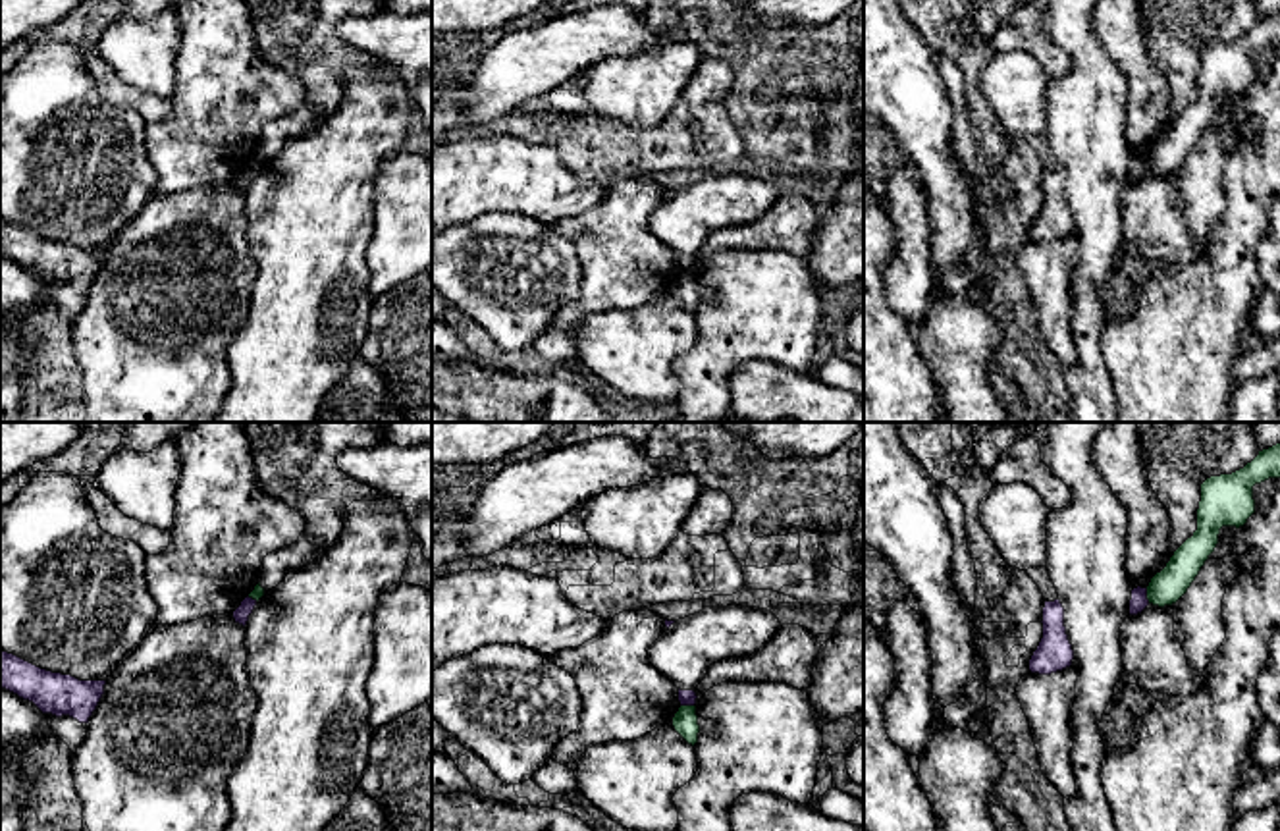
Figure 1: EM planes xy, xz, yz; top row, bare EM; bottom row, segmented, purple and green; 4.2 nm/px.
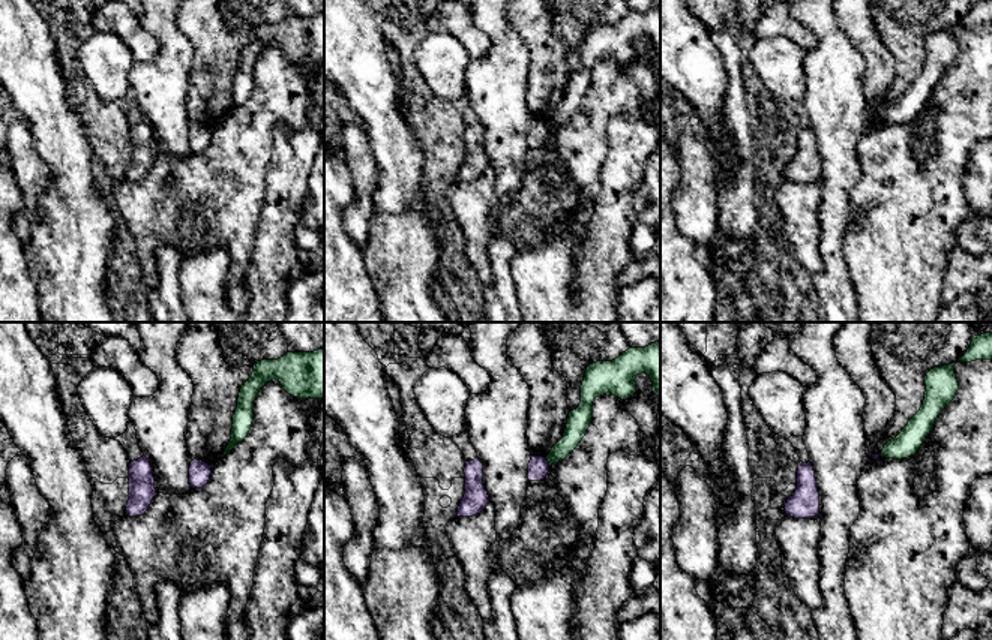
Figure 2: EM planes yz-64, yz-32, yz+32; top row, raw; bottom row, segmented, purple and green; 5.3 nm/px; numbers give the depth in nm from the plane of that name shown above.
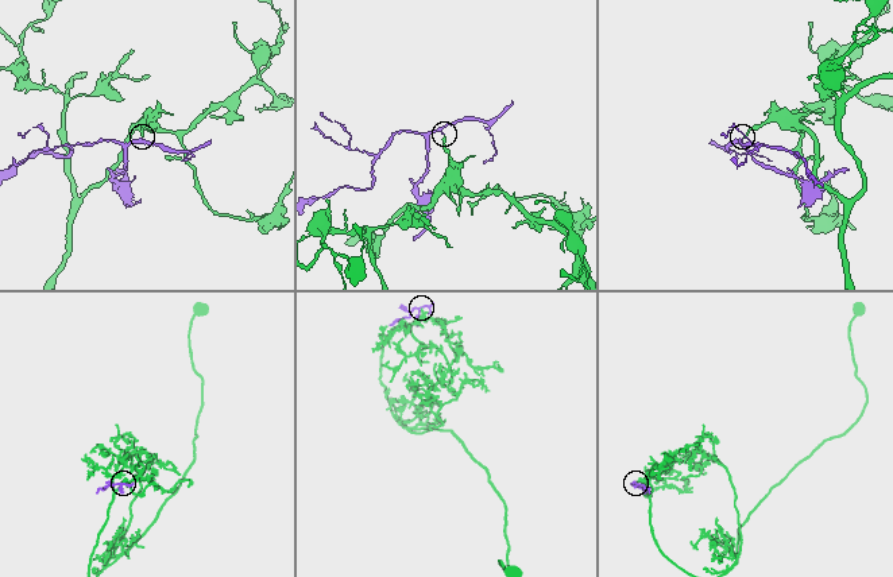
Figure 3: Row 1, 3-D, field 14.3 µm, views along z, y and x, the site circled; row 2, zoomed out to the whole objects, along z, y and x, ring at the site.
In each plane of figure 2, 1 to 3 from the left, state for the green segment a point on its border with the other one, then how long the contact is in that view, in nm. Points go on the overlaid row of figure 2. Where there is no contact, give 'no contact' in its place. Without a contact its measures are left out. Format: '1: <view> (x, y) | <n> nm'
1: no contact
2: yz-32 (547, 462) | 50 nm
3: no contact

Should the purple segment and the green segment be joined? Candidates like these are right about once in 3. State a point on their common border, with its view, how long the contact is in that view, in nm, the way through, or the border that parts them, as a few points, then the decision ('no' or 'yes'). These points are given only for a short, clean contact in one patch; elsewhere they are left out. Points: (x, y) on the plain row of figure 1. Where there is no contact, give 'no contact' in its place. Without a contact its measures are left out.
yz (1146, 164) | 70 nm | along yz (1146, 157), (1149, 170) | no

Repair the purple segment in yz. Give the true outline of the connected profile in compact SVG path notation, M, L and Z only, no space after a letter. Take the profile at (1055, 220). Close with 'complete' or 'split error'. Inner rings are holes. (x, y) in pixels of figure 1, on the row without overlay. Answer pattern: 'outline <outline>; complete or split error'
outline M1060 168L1045 170L1043 206L1029 228L1029 239L1051 243L1072 233L1074 218L1064 195L1064 175Z; complete

